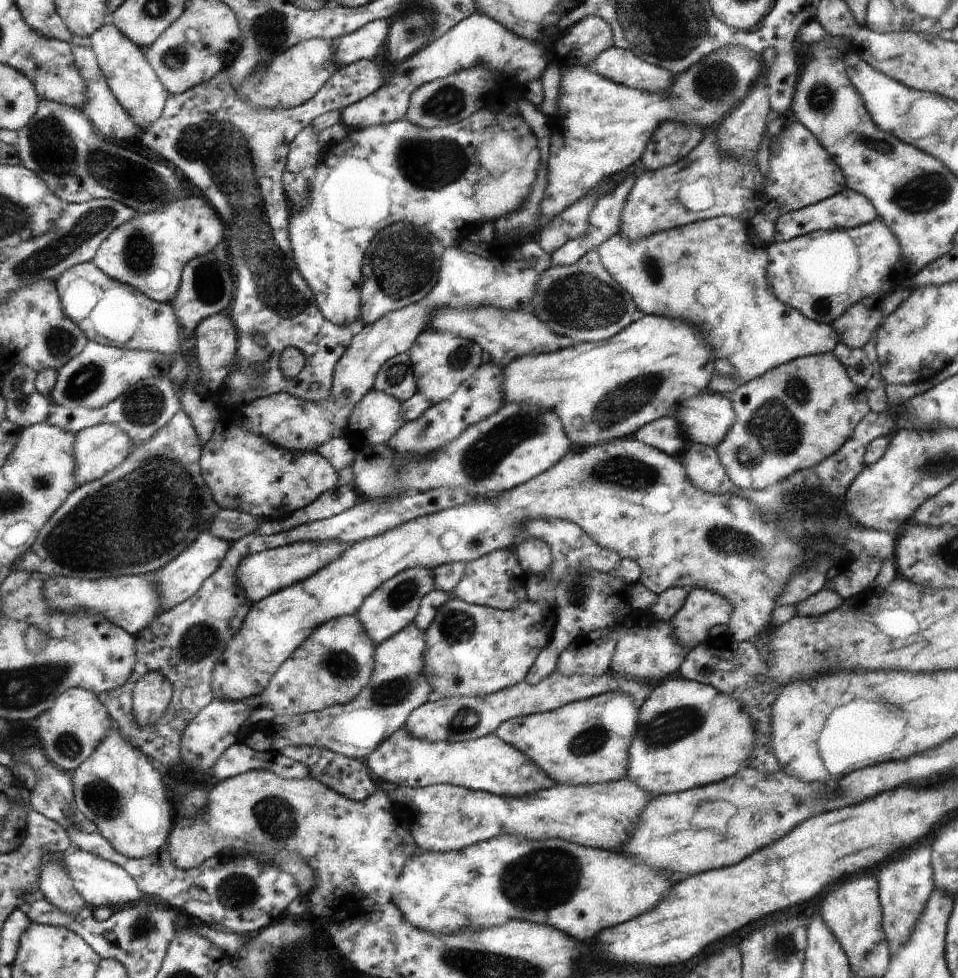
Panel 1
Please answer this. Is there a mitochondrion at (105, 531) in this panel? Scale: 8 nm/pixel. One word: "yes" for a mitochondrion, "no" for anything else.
yes

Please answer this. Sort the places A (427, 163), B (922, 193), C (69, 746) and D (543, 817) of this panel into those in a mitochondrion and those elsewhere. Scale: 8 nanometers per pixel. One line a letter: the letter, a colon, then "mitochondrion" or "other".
A: mitochondrion
B: mitochondrion
C: mitochondrion
D: other

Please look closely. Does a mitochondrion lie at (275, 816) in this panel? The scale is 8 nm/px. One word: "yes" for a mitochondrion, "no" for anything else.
yes

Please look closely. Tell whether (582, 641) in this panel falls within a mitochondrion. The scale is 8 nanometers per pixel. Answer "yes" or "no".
no

